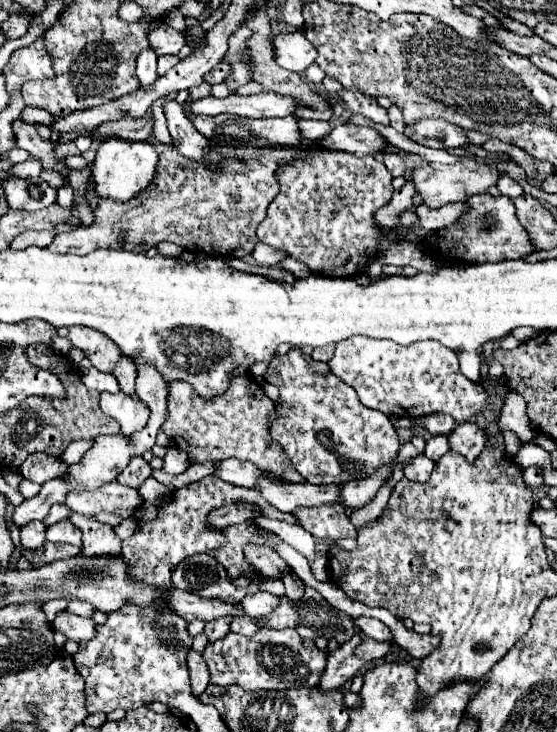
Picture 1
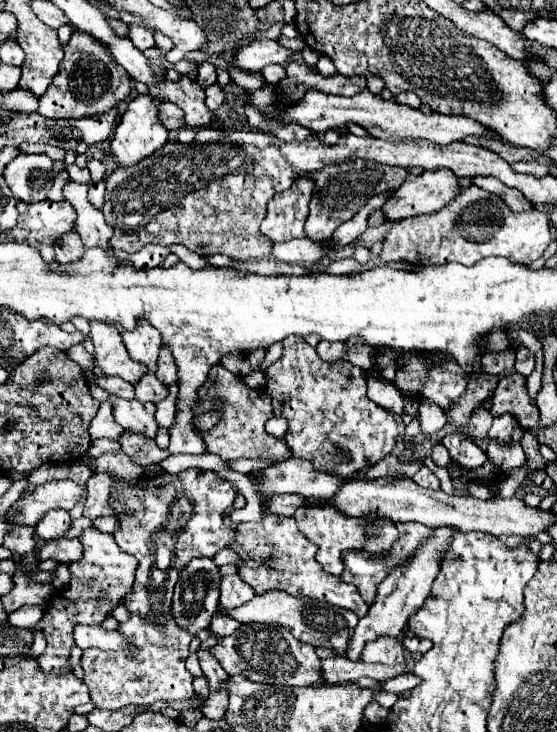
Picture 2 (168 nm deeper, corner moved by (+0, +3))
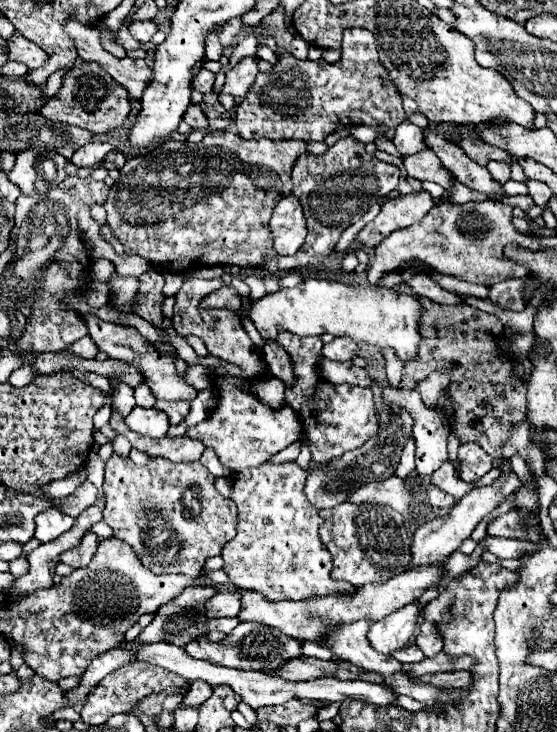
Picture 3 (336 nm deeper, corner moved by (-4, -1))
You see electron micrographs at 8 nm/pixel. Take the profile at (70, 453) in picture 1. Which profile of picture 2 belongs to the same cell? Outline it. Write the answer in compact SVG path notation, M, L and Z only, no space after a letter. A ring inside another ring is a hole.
M100 402L98 414L94 416L92 424L90 424L90 438L98 440L98 438L110 438L110 440L118 440L120 432L124 432L124 428L120 428L112 416L112 404L108 402Z

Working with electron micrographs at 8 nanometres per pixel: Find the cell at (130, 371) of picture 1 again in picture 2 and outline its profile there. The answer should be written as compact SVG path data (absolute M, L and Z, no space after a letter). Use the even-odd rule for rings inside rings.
M148 374L142 378L142 382L136 388L136 400L140 402L152 402L152 404L158 404L162 402L164 398L168 398L170 390L168 386L164 386L164 382L160 382L154 374Z

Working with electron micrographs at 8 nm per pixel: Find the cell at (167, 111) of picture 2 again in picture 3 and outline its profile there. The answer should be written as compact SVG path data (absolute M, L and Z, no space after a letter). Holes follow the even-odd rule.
M190 104L190 106L188 106L188 110L186 110L186 114L184 114L184 122L190 124L192 128L196 128L196 130L204 130L204 128L208 126L204 112L202 112L196 104Z

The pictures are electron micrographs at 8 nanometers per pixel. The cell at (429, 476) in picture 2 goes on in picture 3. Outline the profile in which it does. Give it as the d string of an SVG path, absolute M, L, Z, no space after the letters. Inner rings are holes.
M432 482L426 484L426 494L428 494L430 506L434 506L434 508L450 508L450 506L456 504L456 500L452 496L448 496L444 490L440 490Z

